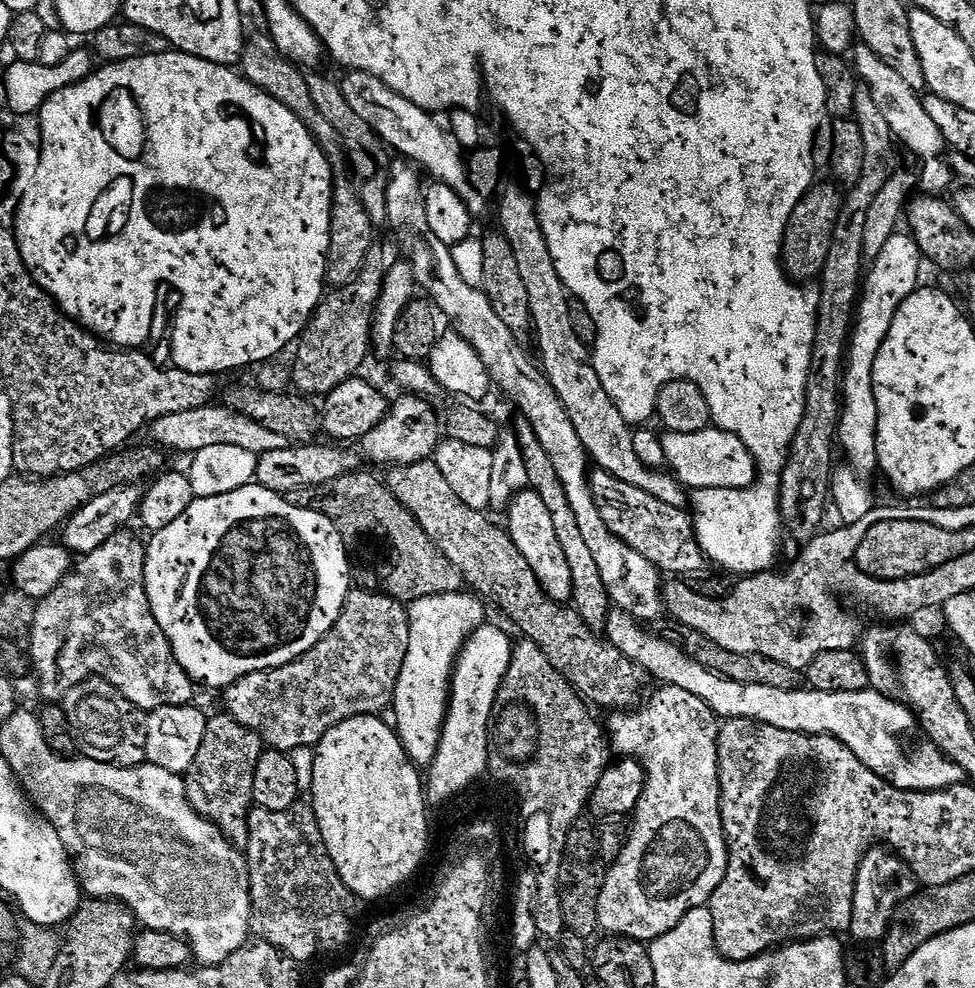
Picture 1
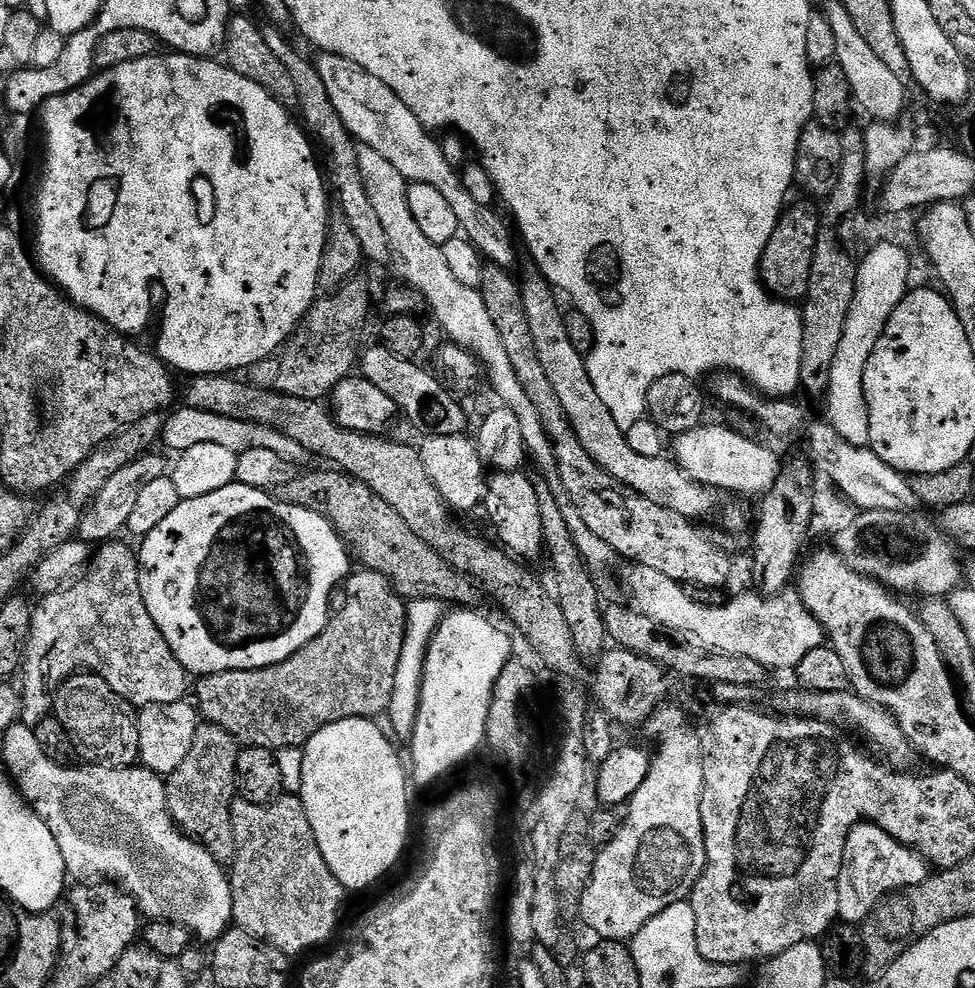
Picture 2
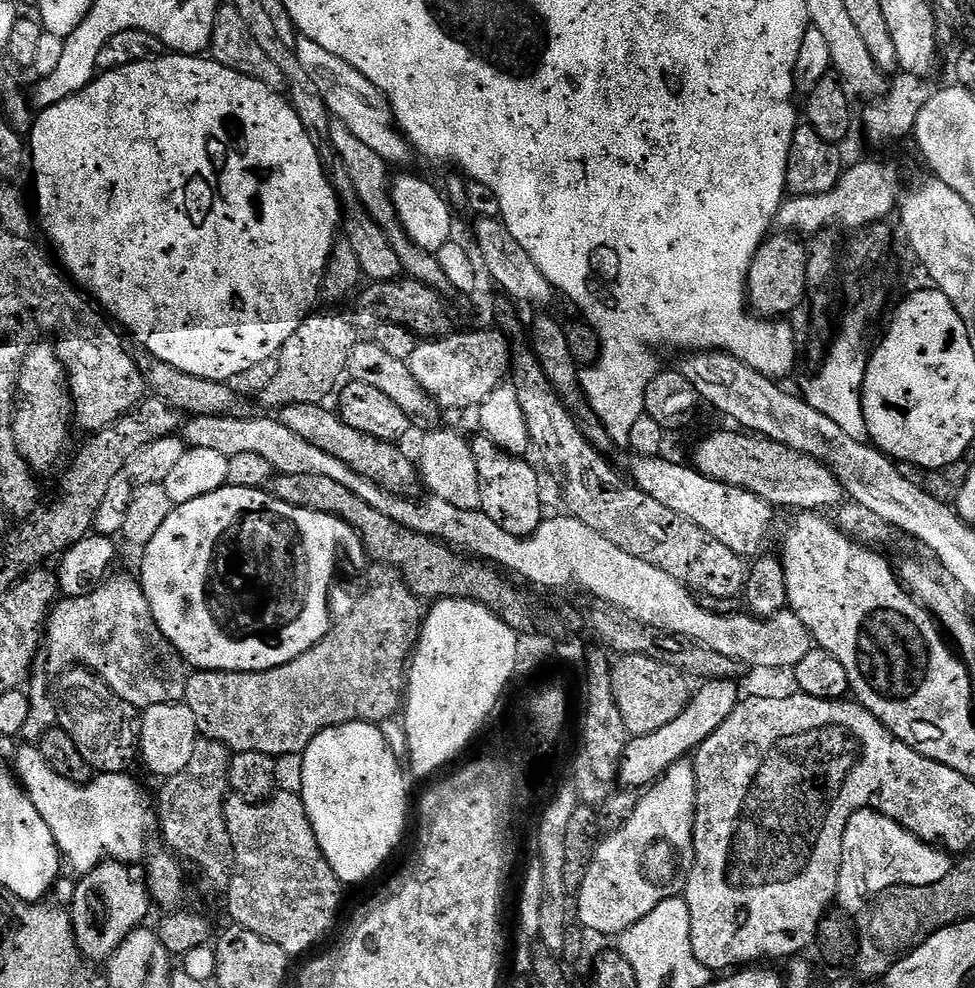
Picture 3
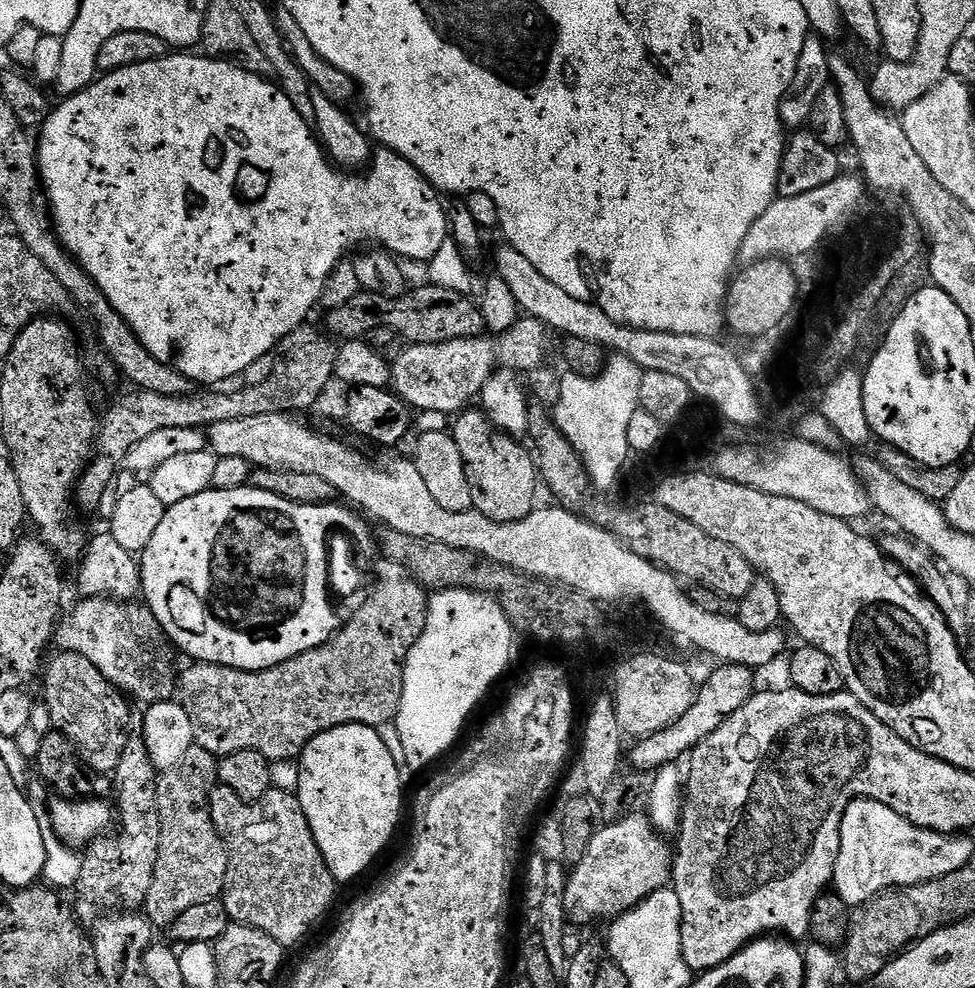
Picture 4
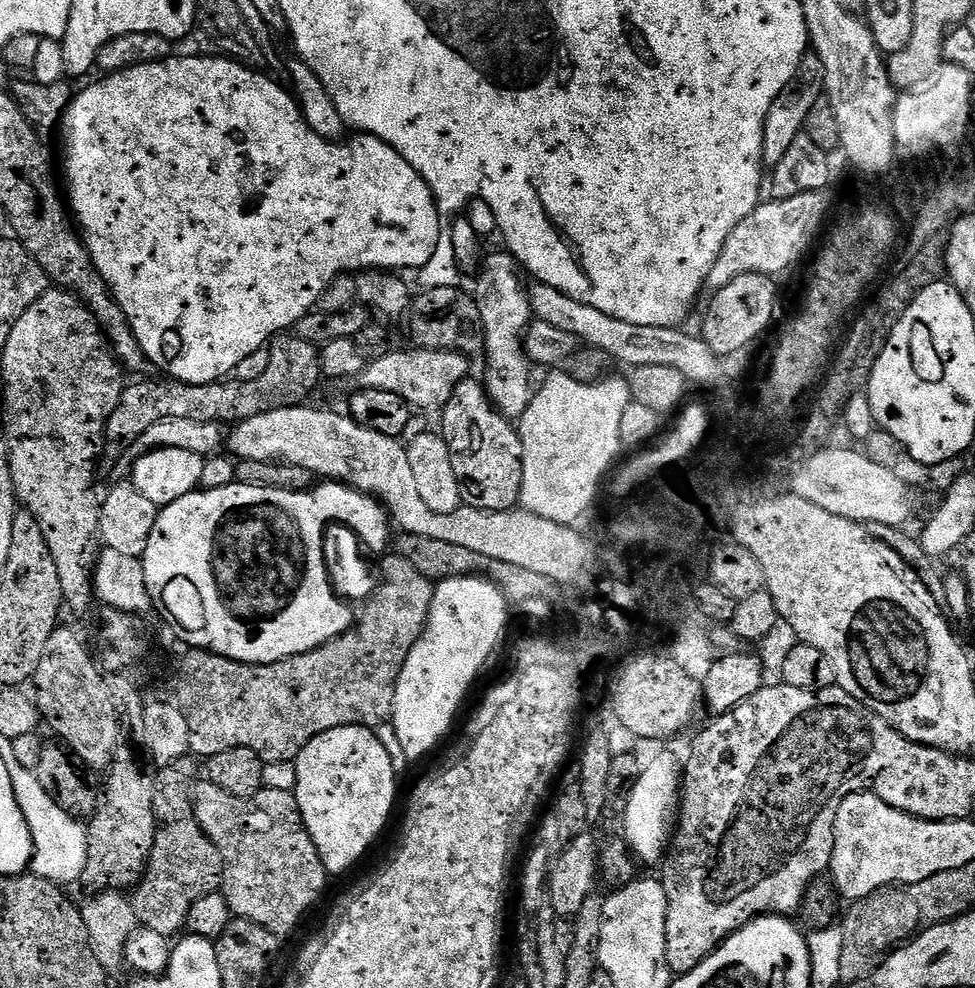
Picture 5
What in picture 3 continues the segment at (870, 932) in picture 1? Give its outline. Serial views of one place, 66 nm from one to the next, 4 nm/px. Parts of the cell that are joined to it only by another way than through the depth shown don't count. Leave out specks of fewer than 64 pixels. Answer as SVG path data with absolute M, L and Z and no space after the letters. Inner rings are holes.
M861 808L846 822L835 903L845 913L859 914L865 904L887 888L909 884L930 886L950 874L954 860L943 848L927 844L898 822L871 808Z

